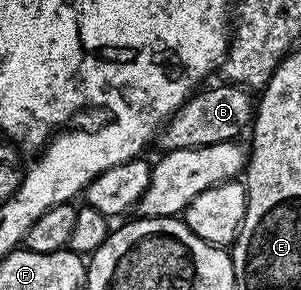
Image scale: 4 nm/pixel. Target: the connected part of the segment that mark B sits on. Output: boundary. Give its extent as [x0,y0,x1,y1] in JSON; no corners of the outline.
[155,84,255,153]

